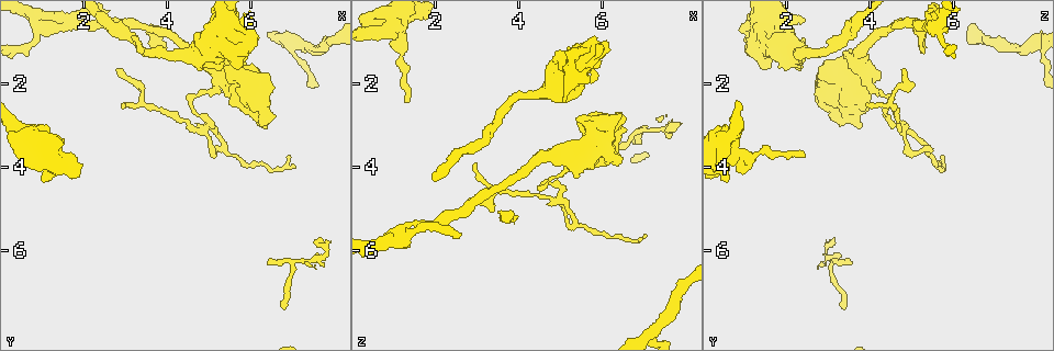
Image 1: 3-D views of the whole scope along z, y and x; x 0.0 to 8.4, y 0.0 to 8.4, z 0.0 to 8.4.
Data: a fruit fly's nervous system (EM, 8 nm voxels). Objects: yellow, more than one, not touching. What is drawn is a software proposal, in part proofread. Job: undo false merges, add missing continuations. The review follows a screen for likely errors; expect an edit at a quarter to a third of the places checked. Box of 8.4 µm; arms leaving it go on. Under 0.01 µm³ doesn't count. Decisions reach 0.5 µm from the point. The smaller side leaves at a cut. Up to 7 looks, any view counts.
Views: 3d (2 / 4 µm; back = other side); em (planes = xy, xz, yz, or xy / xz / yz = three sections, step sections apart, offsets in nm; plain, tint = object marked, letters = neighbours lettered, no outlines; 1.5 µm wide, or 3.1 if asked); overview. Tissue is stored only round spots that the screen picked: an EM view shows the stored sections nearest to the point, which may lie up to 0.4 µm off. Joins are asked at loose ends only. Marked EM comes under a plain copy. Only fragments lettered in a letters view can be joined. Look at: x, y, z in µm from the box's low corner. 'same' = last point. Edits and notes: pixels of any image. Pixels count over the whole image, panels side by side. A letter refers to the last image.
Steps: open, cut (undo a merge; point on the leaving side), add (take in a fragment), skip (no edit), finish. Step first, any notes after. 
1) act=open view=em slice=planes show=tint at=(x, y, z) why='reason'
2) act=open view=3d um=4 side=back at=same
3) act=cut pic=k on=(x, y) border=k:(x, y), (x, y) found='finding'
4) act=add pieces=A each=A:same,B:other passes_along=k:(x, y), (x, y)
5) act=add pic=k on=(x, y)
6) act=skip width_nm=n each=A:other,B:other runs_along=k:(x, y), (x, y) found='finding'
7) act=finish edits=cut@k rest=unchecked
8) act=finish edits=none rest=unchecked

act=open view=3d um=2 at=(1.05, 0.60, 5.65) why='three-way junction'

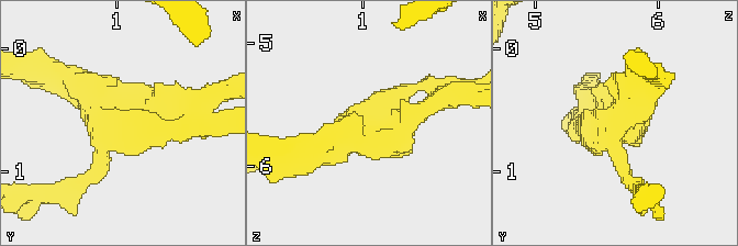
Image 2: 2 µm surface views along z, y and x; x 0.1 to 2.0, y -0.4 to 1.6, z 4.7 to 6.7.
act=open view=em slice=yz step=8 show=tint at=(1.04, 0.60, 5.68) why='shape alone is not enough'

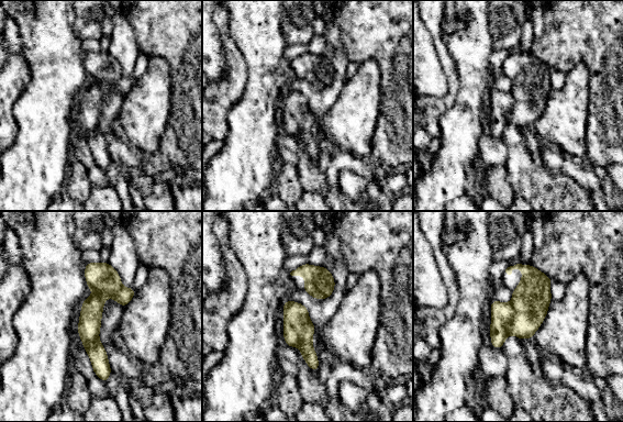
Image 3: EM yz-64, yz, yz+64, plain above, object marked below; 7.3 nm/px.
act=open view=em slice=planes show=letters at=same

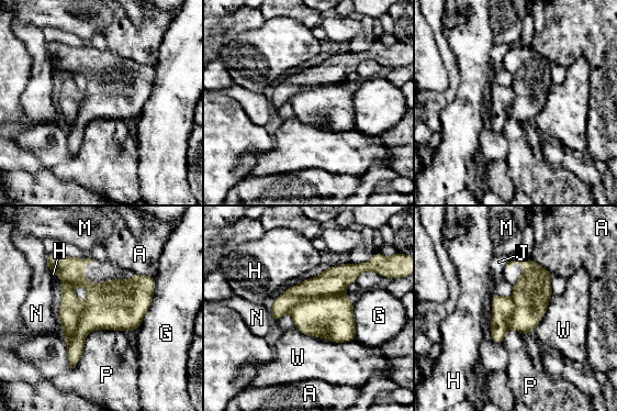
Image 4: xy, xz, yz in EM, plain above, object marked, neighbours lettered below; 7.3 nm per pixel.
act=cut pic=4 on=(332, 318) each=A:other,G:other,H:other,J:other,M:other,N:other,P:other,W:other border=4:(345, 292), (312, 298), (289, 311) found='two cells meet here'

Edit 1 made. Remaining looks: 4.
act=open view=overview

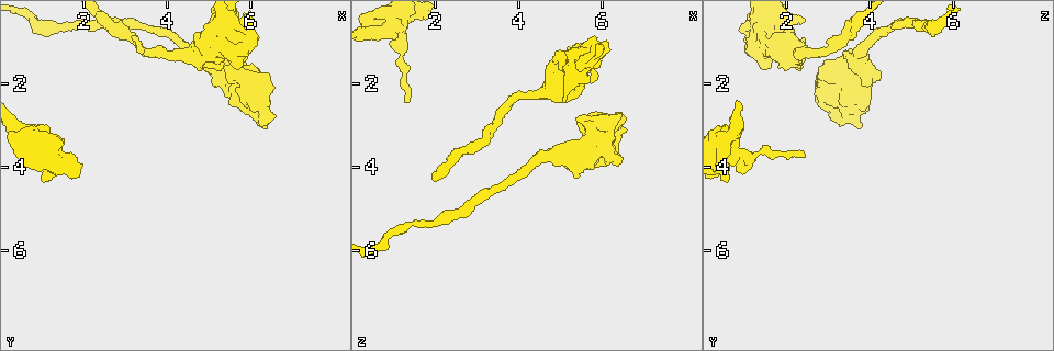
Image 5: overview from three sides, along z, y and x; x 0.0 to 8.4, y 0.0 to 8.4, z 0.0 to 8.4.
act=open view=em slice=xy step=4 show=letters at=(1.35, 3.70, 2.45) why='free end'

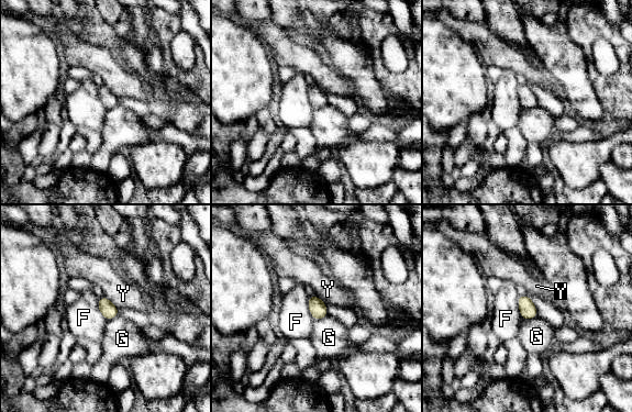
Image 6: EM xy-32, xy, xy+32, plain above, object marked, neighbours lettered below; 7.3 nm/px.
act=open view=em slice=planes show=letters at=same why='cut it another way'

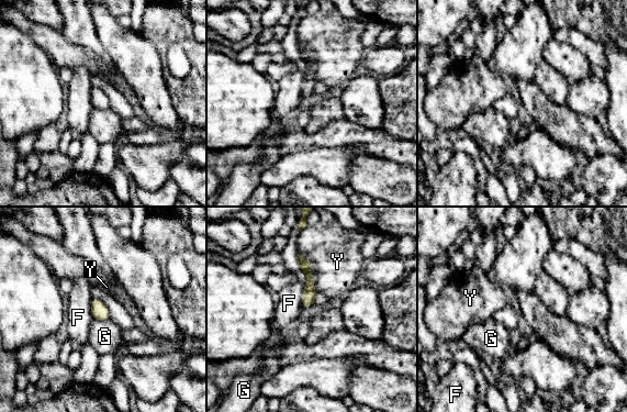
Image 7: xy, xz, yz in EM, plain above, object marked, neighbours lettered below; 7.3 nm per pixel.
act=skip each=F:other,G:other,Y:other runs_along=7:(301, 260), (310, 274), (306, 304) found='none of them fits'

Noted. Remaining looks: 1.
act=finish edits=cut@4 rest=unchecked

